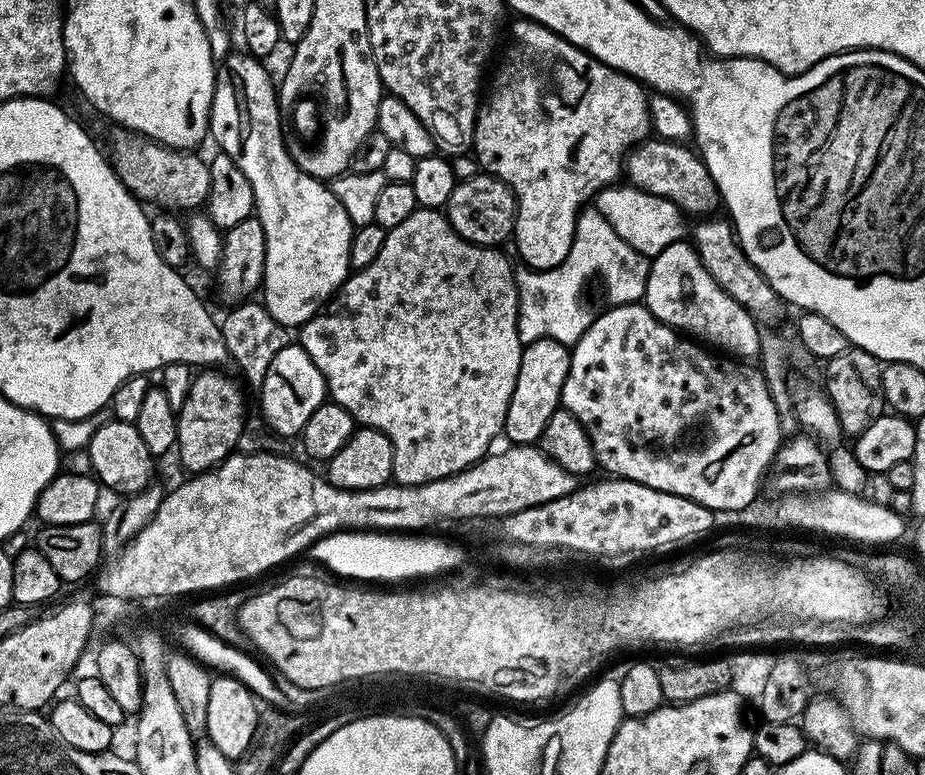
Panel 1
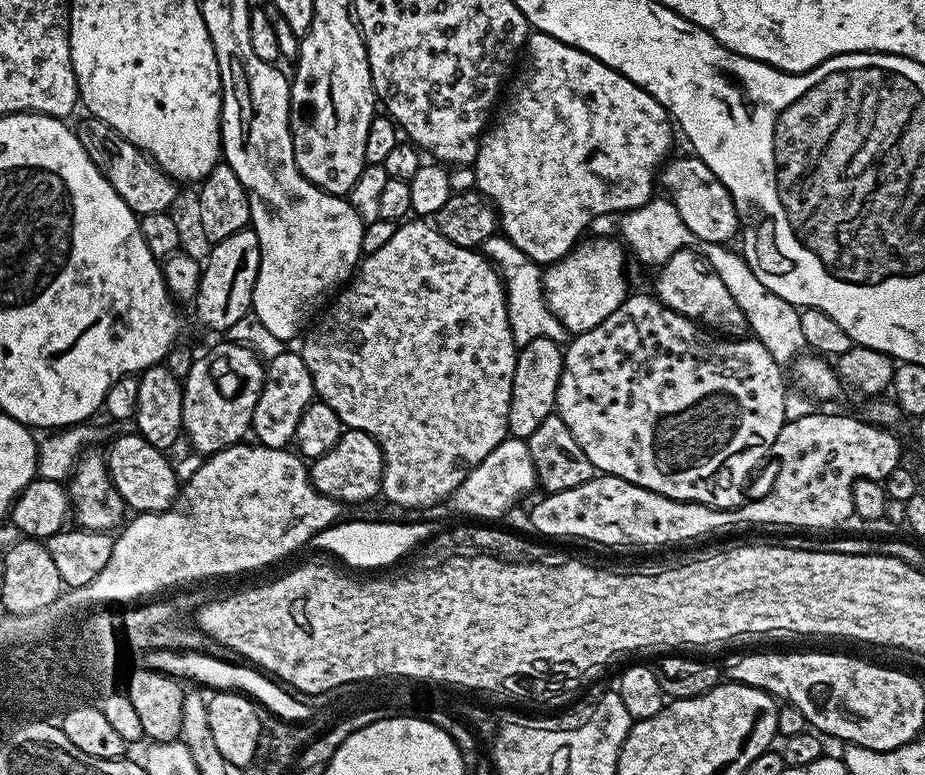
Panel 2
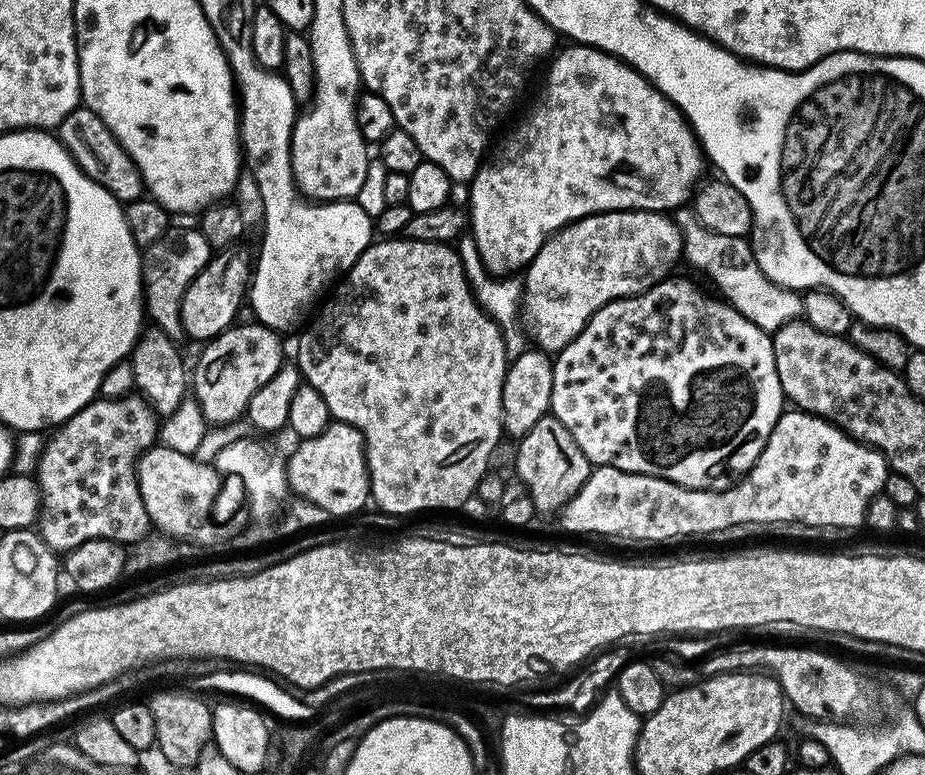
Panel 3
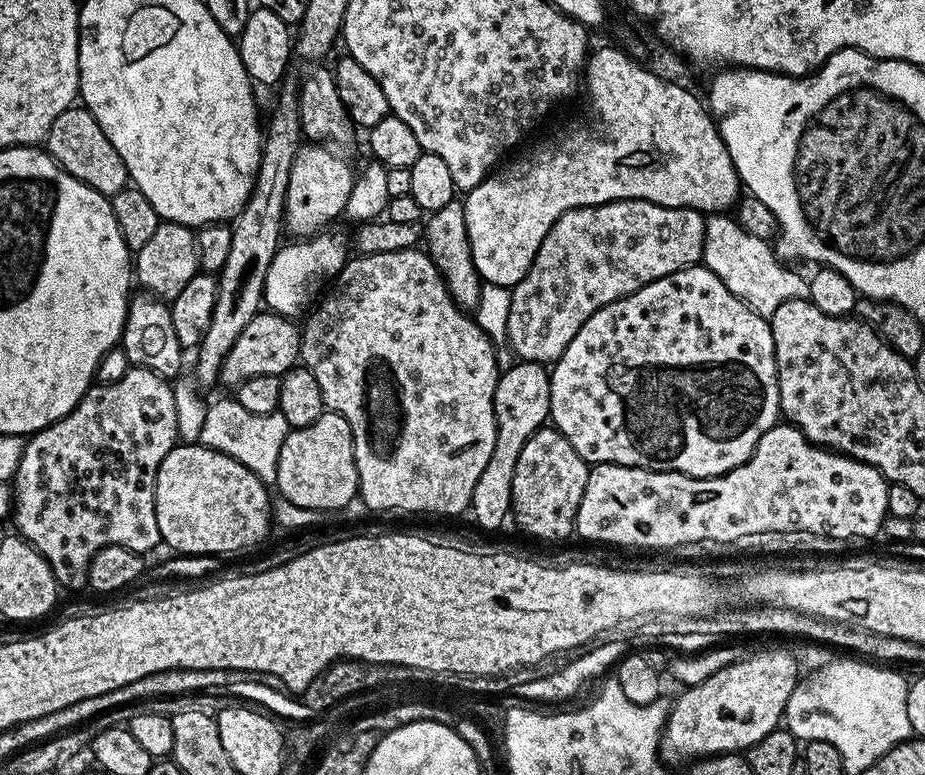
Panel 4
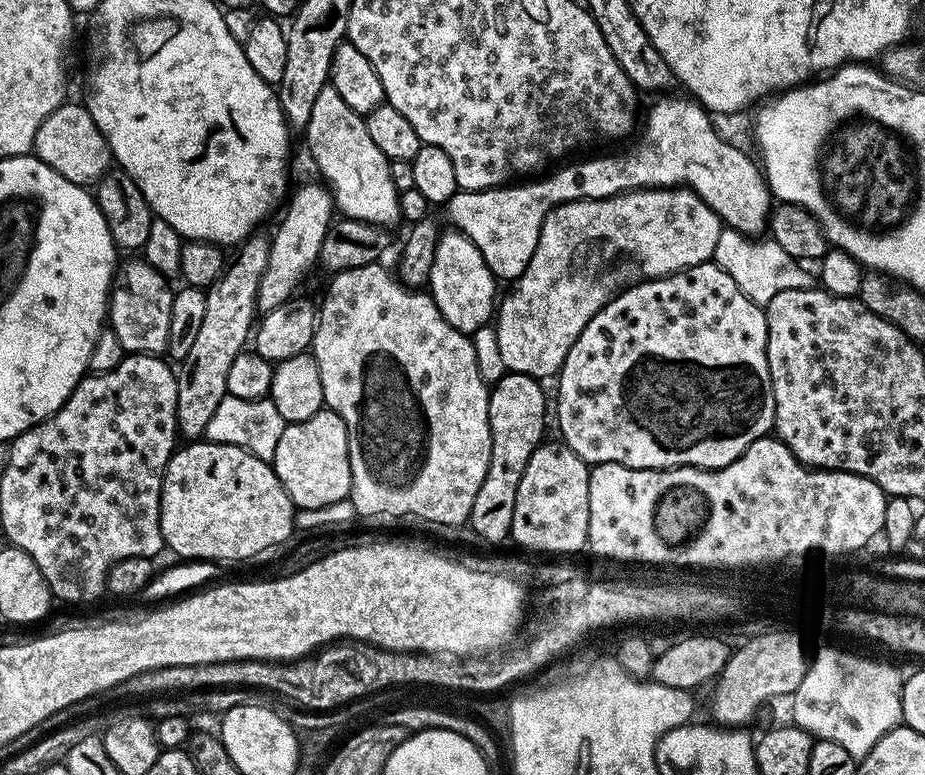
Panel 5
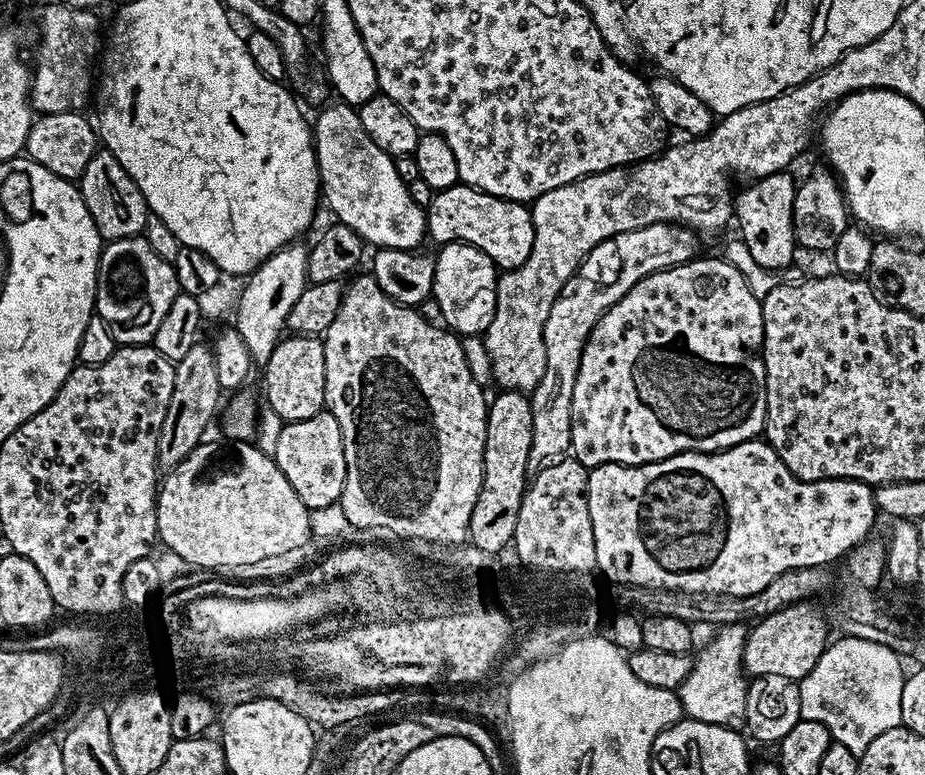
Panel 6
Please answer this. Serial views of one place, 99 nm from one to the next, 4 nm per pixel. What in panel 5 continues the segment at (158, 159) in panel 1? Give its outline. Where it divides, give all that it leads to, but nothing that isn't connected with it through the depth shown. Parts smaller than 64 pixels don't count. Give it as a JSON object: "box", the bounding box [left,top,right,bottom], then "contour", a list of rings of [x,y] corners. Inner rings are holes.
{"box":[32,102,114,186],"contour":[[[65,102],[58,105],[45,118],[42,126],[38,126],[38,134],[34,134],[32,152],[42,162],[46,162],[50,170],[62,174],[62,178],[85,186],[92,186],[99,182],[114,164],[112,151],[102,130],[94,126],[94,118],[83,103]]]}

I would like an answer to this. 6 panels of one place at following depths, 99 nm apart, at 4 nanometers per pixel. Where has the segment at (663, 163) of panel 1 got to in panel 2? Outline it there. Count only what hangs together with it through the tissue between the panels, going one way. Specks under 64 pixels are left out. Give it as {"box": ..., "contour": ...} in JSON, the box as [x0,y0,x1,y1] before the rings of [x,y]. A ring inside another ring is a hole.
{"box":[658,154,741,244],"contour":[[[695,154],[669,159],[658,176],[659,187],[664,187],[666,196],[677,208],[681,221],[689,230],[689,237],[697,238],[704,244],[724,244],[737,239],[741,231],[740,215],[734,206],[734,198],[726,186]]]}

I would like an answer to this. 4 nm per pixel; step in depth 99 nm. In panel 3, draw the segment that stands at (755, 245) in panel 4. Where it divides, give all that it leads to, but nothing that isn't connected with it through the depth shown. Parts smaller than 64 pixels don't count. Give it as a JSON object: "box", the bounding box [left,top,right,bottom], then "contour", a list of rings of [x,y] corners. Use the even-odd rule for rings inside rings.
{"box":[678,215,801,334],"contour":[[[691,215],[679,217],[678,223],[684,234],[686,260],[689,260],[698,271],[705,272],[716,283],[715,291],[742,315],[750,318],[754,326],[771,334],[777,332],[783,324],[801,319],[801,293],[770,282],[770,278],[762,274],[762,266],[758,266],[751,243],[745,237],[714,234],[702,227]]]}

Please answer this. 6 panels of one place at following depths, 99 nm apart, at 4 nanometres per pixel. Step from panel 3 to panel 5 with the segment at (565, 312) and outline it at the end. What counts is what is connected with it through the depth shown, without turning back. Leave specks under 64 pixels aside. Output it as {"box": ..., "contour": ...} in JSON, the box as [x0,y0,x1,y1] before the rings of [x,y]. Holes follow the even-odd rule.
{"box":[494,186,721,382],"contour":[[[687,186],[638,188],[635,192],[620,192],[617,196],[607,196],[601,200],[575,200],[551,208],[542,222],[538,246],[526,270],[509,287],[512,289],[505,296],[503,293],[494,316],[498,347],[508,372],[533,376],[541,382],[547,381],[547,376],[552,378],[559,373],[580,331],[588,325],[590,318],[594,318],[594,314],[602,311],[621,287],[619,274],[608,269],[616,256],[628,256],[632,252],[640,267],[641,277],[672,276],[685,268],[709,263],[714,246],[718,246],[721,231],[720,216],[714,214],[714,210],[702,202],[700,195]]]}

